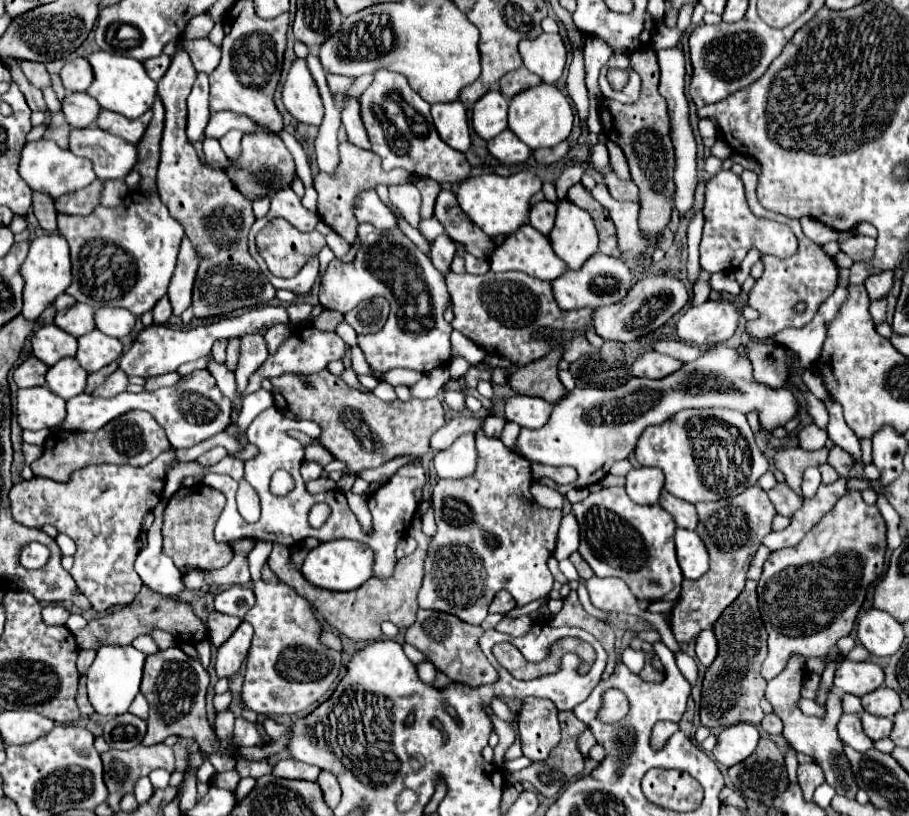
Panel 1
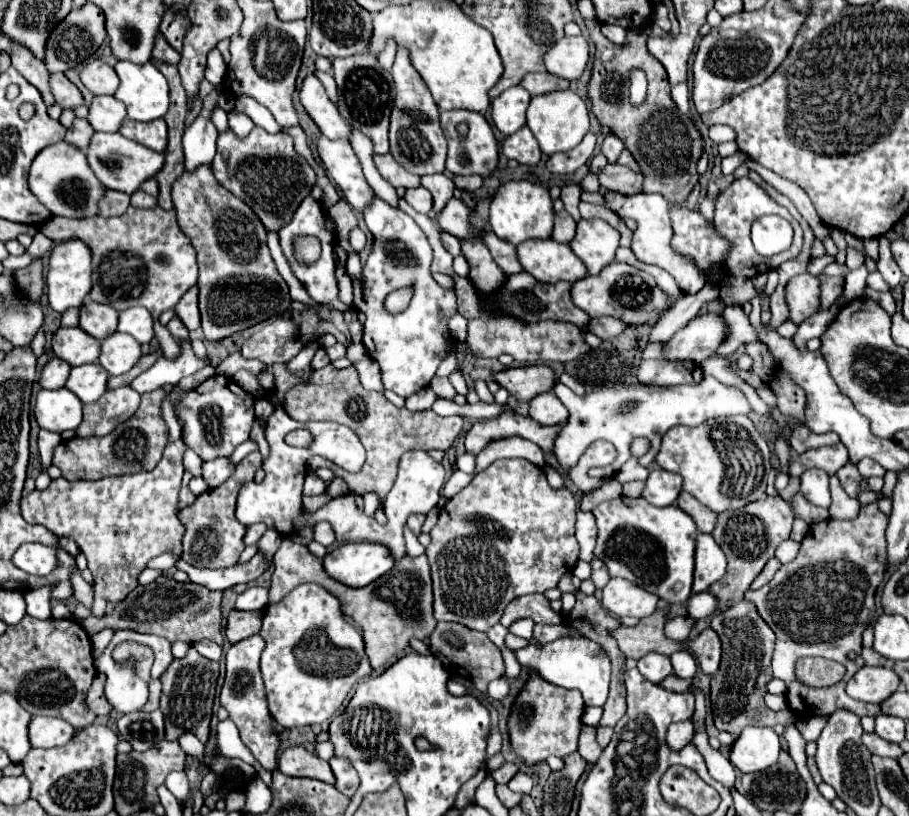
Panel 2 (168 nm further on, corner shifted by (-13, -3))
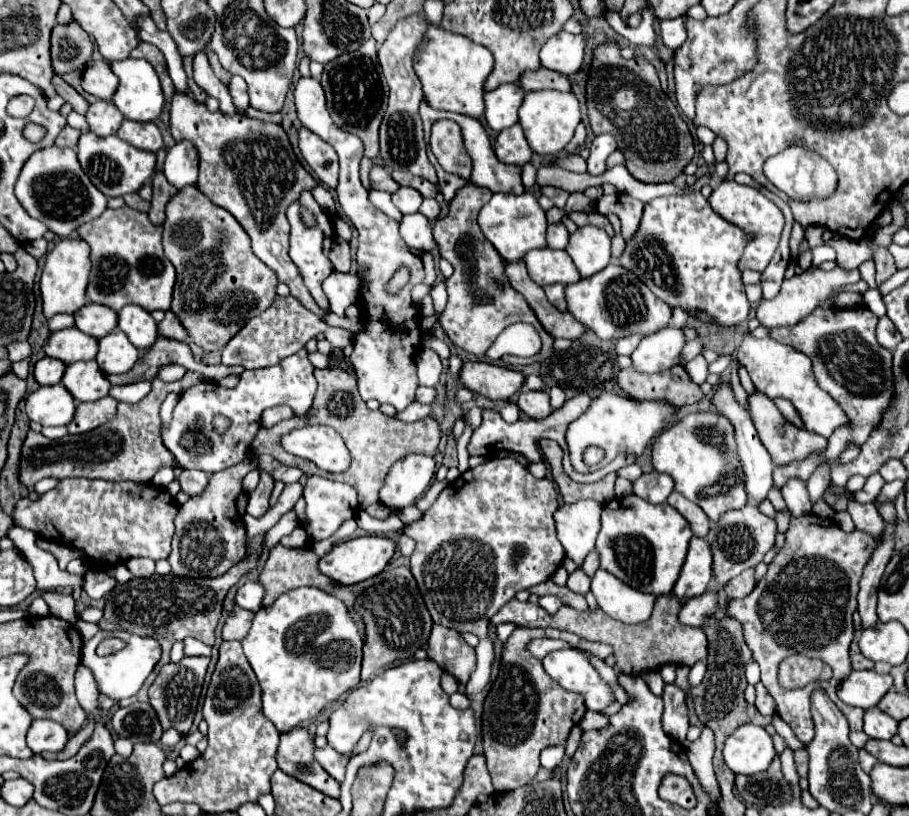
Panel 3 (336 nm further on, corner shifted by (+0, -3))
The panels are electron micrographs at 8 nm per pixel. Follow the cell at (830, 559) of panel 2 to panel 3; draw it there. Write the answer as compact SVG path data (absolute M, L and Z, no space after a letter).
M805 514L799 518L791 518L789 530L785 532L787 540L783 550L775 556L775 560L769 564L769 570L765 578L753 588L753 592L741 600L727 600L727 614L737 618L743 628L745 628L745 640L753 652L753 660L761 666L761 682L767 688L767 692L775 698L777 704L777 714L793 728L795 736L807 744L809 738L813 738L813 720L809 714L809 696L813 688L799 688L799 690L785 690L777 682L777 666L783 658L801 654L809 658L819 658L827 662L833 668L833 678L825 682L825 692L829 698L839 706L839 710L847 716L851 730L861 730L863 728L863 708L855 708L849 704L843 704L837 698L837 686L847 674L853 670L851 660L849 660L849 644L853 640L853 612L857 610L857 592L859 592L859 580L861 572L865 568L865 562L869 560L873 548L875 548L875 538L863 530L853 530L845 532L841 526L837 526L833 520L821 520L815 514Z

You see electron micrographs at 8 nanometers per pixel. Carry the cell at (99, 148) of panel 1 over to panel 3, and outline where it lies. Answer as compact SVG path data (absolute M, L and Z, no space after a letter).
M85 132L79 138L77 154L83 172L89 176L95 188L99 188L105 196L125 196L129 192L137 192L155 172L155 154L147 150L139 150L131 144L125 144L117 136L95 136L93 132Z

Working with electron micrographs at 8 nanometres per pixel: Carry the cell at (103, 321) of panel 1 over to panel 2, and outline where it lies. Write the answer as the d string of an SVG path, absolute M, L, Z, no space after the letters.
M134 306L130 310L120 312L118 332L126 332L134 336L140 344L148 344L154 338L154 320L146 308Z

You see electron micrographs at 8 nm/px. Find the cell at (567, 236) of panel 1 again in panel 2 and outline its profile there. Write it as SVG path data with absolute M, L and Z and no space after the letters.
M580 220L570 248L586 264L588 274L598 274L604 266L614 262L618 242L620 234L608 222Z

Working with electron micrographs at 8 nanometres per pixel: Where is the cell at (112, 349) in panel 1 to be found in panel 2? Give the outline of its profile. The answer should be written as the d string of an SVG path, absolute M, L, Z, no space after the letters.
M114 332L112 336L102 340L100 364L112 376L120 376L128 372L138 362L140 356L142 356L142 348L130 334Z

